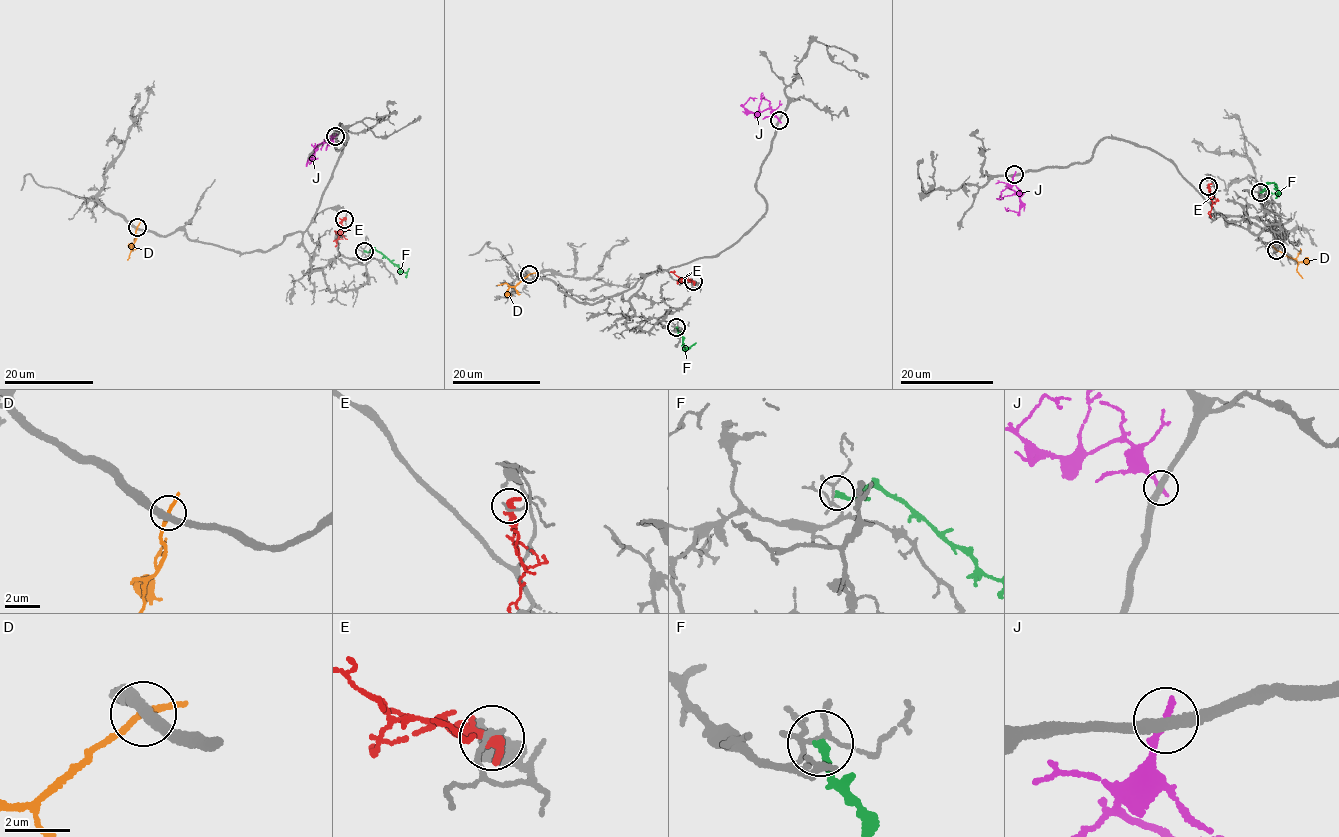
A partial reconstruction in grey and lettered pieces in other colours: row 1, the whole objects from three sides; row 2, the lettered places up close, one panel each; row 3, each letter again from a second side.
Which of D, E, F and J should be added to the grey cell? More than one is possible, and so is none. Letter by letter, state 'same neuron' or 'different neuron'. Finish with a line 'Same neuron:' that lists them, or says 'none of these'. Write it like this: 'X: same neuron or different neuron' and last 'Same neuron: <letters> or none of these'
D: different neuron
E: different neuron
F: different neuron
J: different neuron
Same neuron: none of these

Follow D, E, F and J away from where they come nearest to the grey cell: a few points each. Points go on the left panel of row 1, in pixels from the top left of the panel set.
D: (137, 227), (128, 260)
E: (344, 218), (335, 246)
F: (364, 250), (368, 252), (374, 249), (401, 270), (406, 272), (408, 268)
J: (335, 136), (318, 144), (307, 162), (318, 158)

